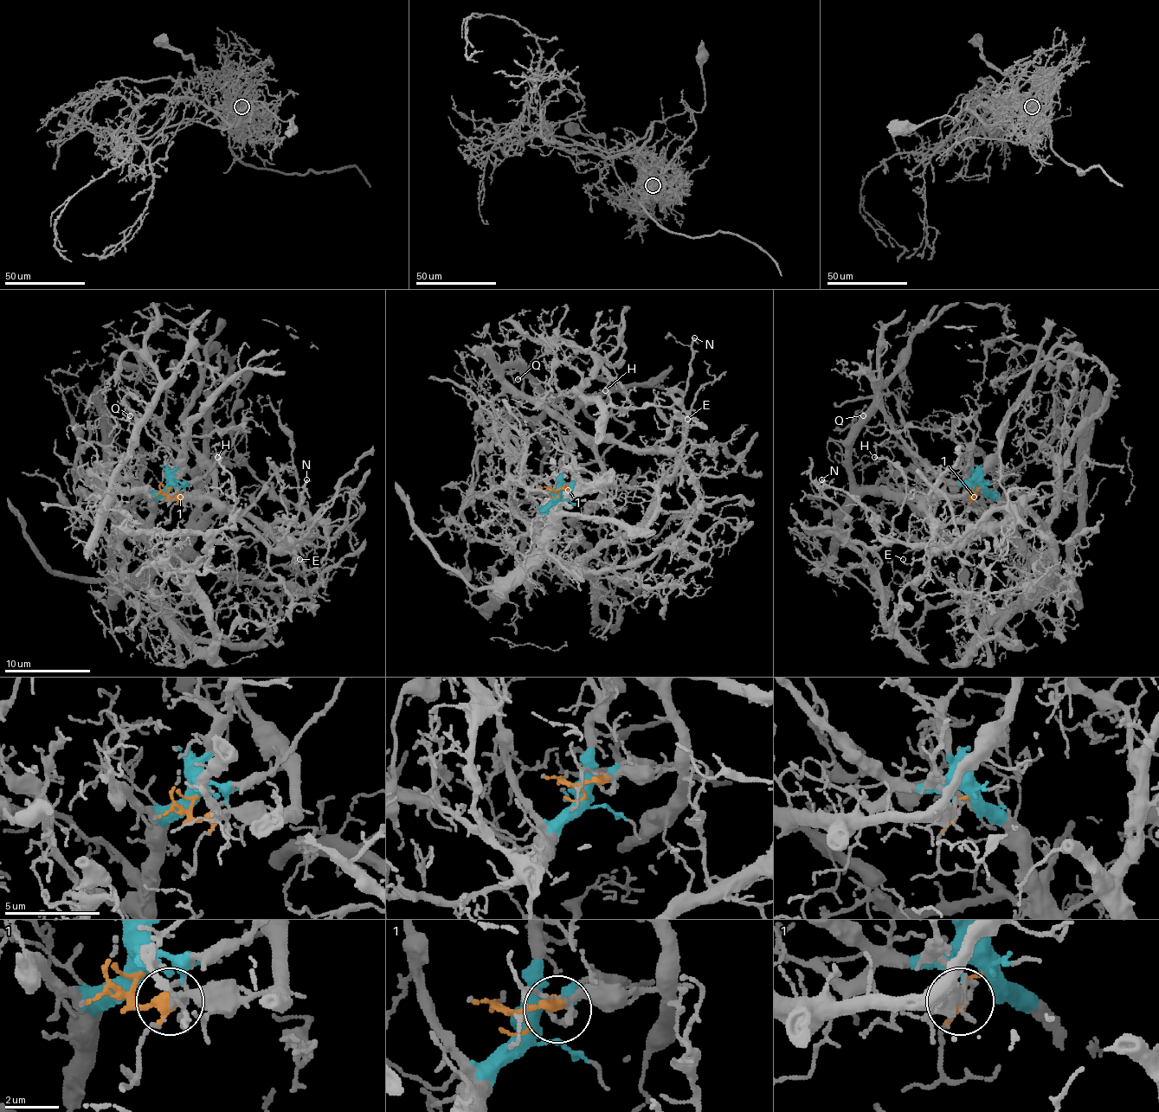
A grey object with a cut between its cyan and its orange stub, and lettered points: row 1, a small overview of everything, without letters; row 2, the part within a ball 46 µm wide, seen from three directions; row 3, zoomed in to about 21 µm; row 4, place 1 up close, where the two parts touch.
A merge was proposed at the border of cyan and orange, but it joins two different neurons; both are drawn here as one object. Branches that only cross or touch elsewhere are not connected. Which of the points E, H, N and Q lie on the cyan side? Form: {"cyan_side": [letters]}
{"cyan_side": ["H", "N"]}

